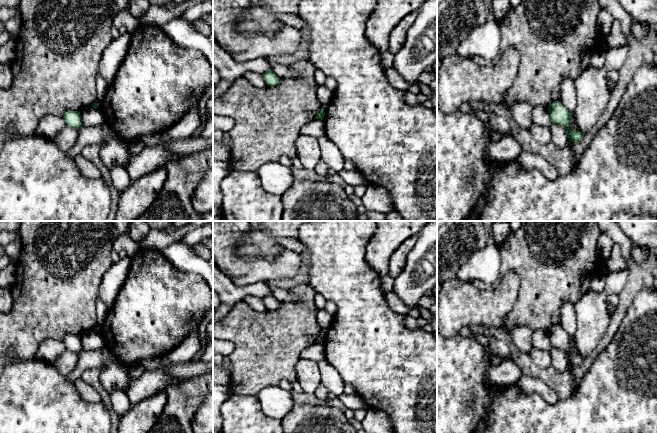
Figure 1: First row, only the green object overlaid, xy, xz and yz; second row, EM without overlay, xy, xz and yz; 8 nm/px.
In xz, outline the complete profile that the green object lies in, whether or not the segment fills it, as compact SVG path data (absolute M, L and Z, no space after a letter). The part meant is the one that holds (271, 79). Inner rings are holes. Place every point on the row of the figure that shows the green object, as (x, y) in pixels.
M271 70L262 73L267 86L277 86L280 78Z

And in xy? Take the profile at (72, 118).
M74 110L66 111L63 115L63 119L66 123L66 126L69 126L77 130L83 125L80 112L78 111Z

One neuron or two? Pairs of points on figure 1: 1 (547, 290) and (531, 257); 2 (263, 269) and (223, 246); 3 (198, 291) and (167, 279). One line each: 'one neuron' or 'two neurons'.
1: one neuron
2: one neuron
3: one neuron

